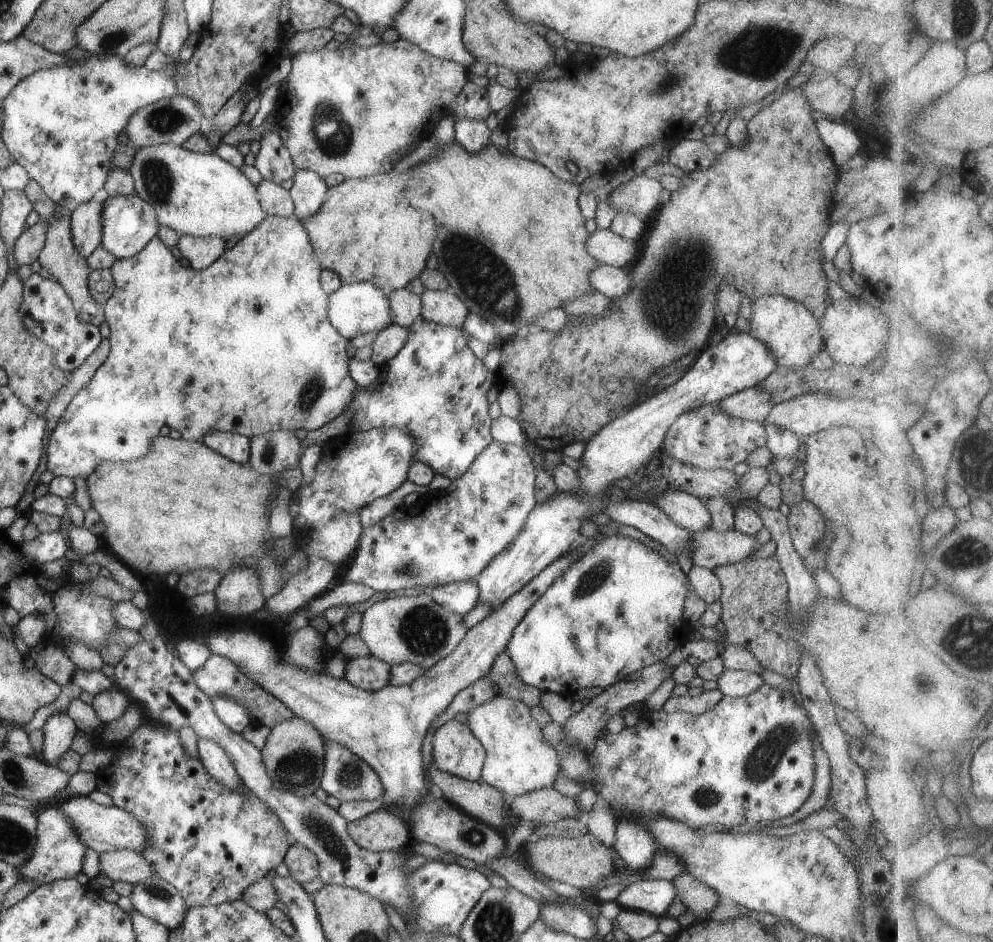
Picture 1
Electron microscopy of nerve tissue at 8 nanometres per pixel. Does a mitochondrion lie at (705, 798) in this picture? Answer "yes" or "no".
yes

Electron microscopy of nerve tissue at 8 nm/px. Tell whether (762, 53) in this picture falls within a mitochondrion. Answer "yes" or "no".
yes

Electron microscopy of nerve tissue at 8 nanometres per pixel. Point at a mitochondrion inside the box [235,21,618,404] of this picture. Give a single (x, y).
(482, 277)

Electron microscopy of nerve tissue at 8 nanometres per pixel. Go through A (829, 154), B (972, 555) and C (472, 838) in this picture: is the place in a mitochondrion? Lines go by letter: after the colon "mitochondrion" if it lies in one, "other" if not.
A: other
B: mitochondrion
C: mitochondrion

